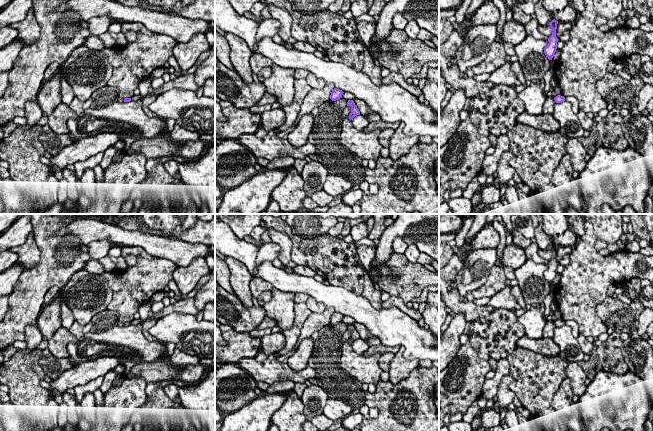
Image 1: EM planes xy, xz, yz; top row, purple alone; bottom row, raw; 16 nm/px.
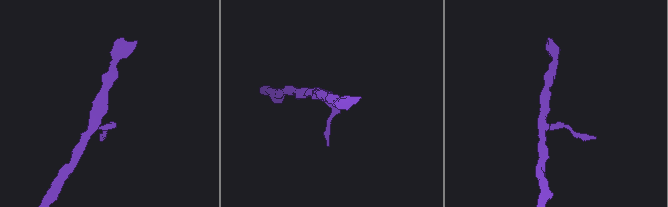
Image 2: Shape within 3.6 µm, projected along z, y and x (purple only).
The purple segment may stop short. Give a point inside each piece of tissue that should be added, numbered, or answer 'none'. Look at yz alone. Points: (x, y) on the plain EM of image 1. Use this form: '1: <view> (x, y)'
none

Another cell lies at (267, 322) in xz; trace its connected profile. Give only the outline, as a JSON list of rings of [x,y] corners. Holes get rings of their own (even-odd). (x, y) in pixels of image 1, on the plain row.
[[[265,316],[263,321],[256,327],[256,329],[266,329],[266,328],[273,328],[276,326],[276,321],[271,319],[268,316]]]

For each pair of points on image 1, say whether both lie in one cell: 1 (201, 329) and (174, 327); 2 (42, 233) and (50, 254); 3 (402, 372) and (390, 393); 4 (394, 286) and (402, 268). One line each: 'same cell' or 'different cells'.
1: same cell
2: same cell
3: different cells
4: same cell

